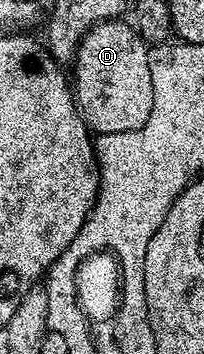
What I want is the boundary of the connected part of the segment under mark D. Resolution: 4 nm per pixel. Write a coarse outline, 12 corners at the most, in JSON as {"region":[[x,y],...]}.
{"region":[[100,22],[76,49],[89,131],[142,128],[154,108],[150,46]]}

